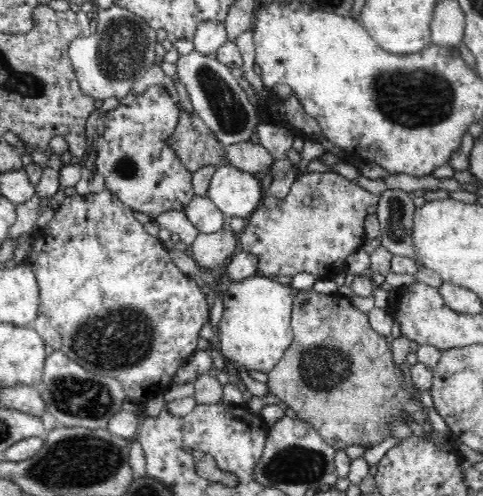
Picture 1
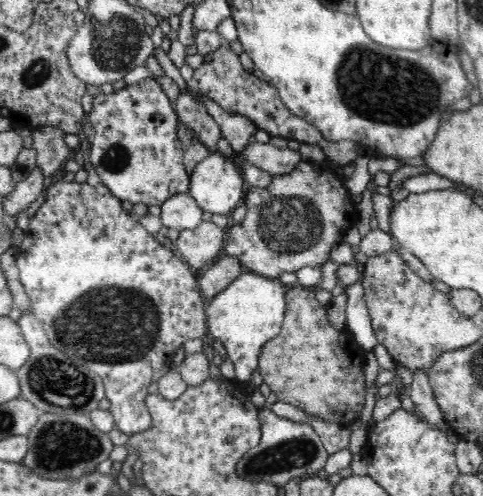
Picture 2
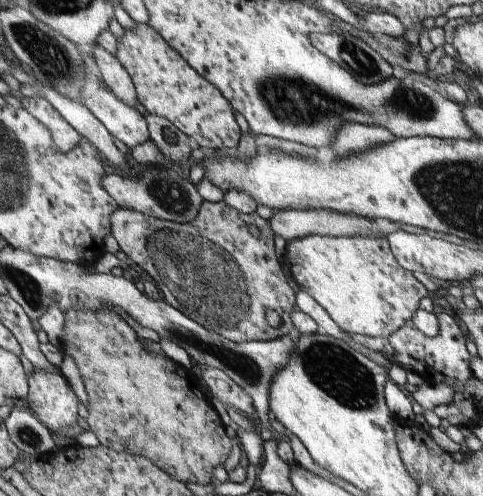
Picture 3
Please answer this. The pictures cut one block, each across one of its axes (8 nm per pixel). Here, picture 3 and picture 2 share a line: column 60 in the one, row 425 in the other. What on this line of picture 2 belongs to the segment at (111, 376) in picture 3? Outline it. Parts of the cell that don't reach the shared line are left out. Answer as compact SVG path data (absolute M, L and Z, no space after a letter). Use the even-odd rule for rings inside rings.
M292 286L286 294L282 332L262 348L258 372L280 404L290 404L298 412L314 416L316 420L350 428L356 420L362 420L366 406L366 350L358 346L348 330L336 330L328 322L326 310L328 306L322 306L316 300L316 290Z

